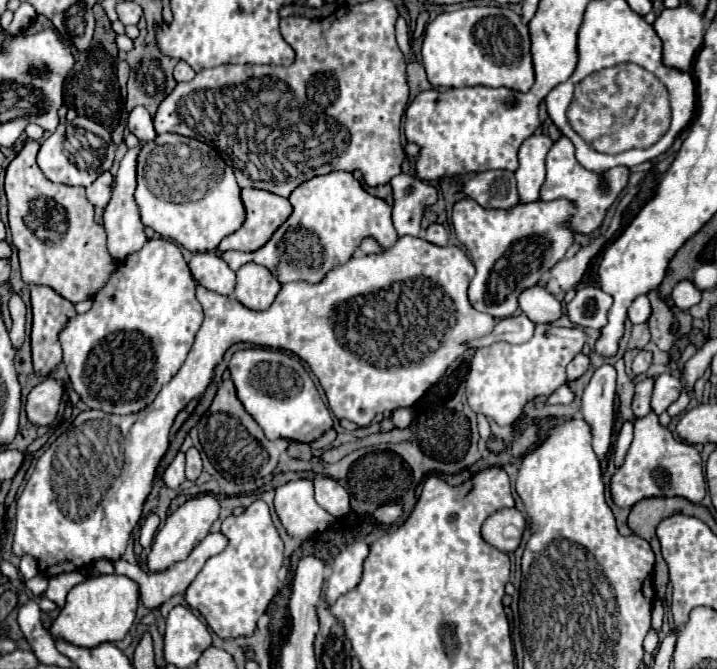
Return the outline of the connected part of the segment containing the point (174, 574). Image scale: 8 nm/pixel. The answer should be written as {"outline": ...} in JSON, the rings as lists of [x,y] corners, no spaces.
{"outline":[[[211,532],[185,560],[173,564],[171,568],[167,568],[167,570],[163,570],[163,572],[147,574],[147,572],[143,572],[137,564],[129,564],[129,562],[125,562],[125,560],[117,560],[117,562],[115,562],[115,572],[133,578],[133,580],[139,584],[139,588],[141,588],[141,602],[143,602],[143,606],[149,608],[149,610],[155,610],[155,608],[159,608],[163,602],[167,602],[171,596],[185,592],[187,586],[195,580],[195,576],[197,576],[199,570],[203,568],[205,560],[211,558],[211,556],[215,556],[215,554],[219,554],[219,552],[223,552],[225,546],[227,546],[227,538],[225,538],[223,534],[219,534],[219,532],[215,532],[215,534]]]}

